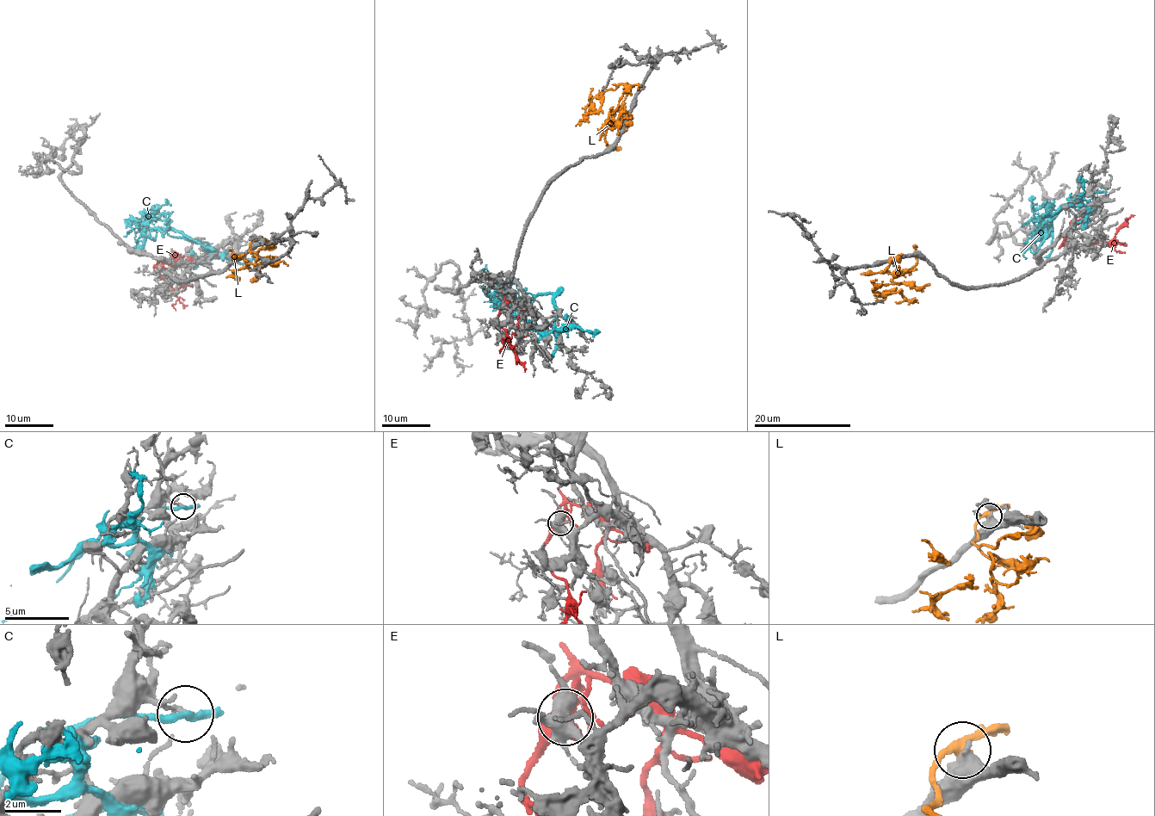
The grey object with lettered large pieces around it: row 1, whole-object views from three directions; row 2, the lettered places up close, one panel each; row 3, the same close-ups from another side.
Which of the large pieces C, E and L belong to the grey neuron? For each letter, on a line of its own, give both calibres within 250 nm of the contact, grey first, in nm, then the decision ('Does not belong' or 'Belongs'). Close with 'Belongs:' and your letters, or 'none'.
C: Thickness 90 nm (grey) against 240 nm. Does not belong
E: Thickness 440 nm (grey) against 500 nm. Does not belong
L: Thickness 700 nm (grey) against 260 nm. Does not belong
Belongs: none

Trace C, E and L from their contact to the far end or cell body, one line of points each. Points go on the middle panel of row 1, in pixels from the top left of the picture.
C: (555, 351), (553, 328), (521, 302), (528, 306), (540, 294), (552, 293), (559, 312), (557, 329), (600, 331)
E: (503, 308), (497, 323), (506, 331), (515, 358), (525, 372)
L: (613, 147), (608, 146), (605, 134), (624, 86), (604, 91), (599, 109), (576, 126)

